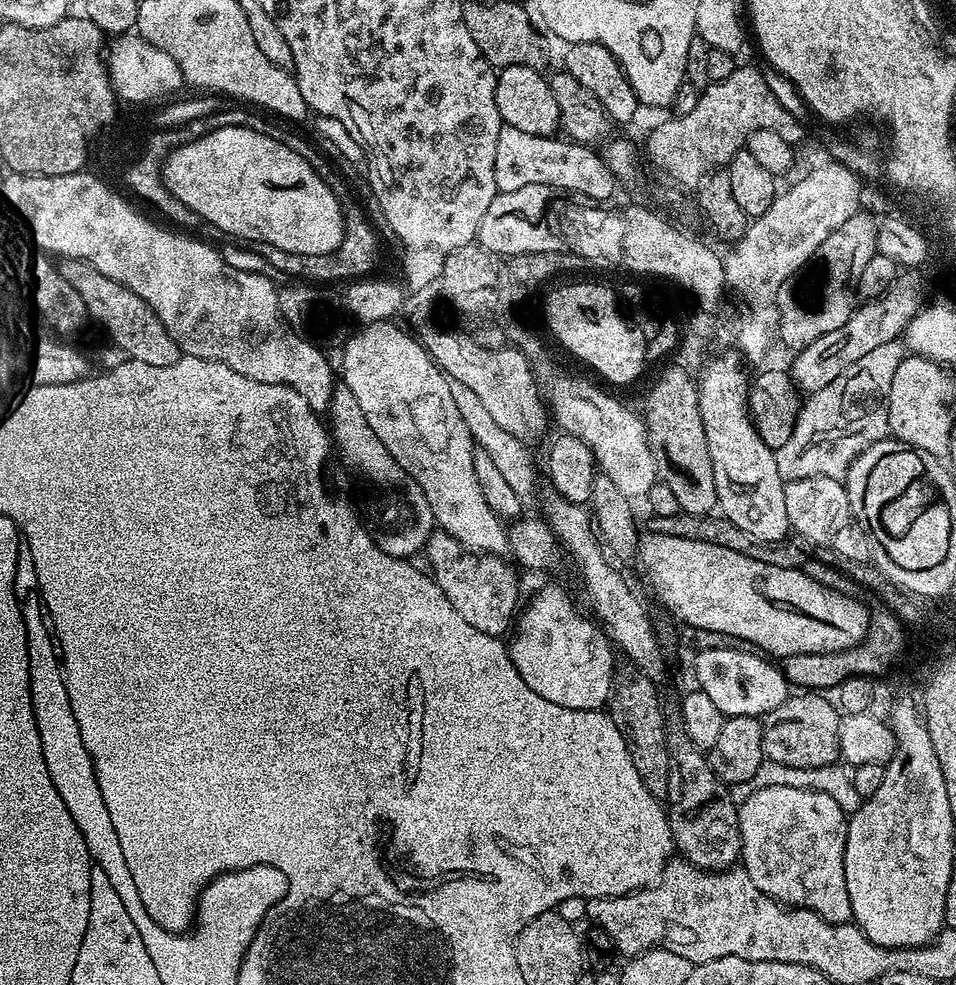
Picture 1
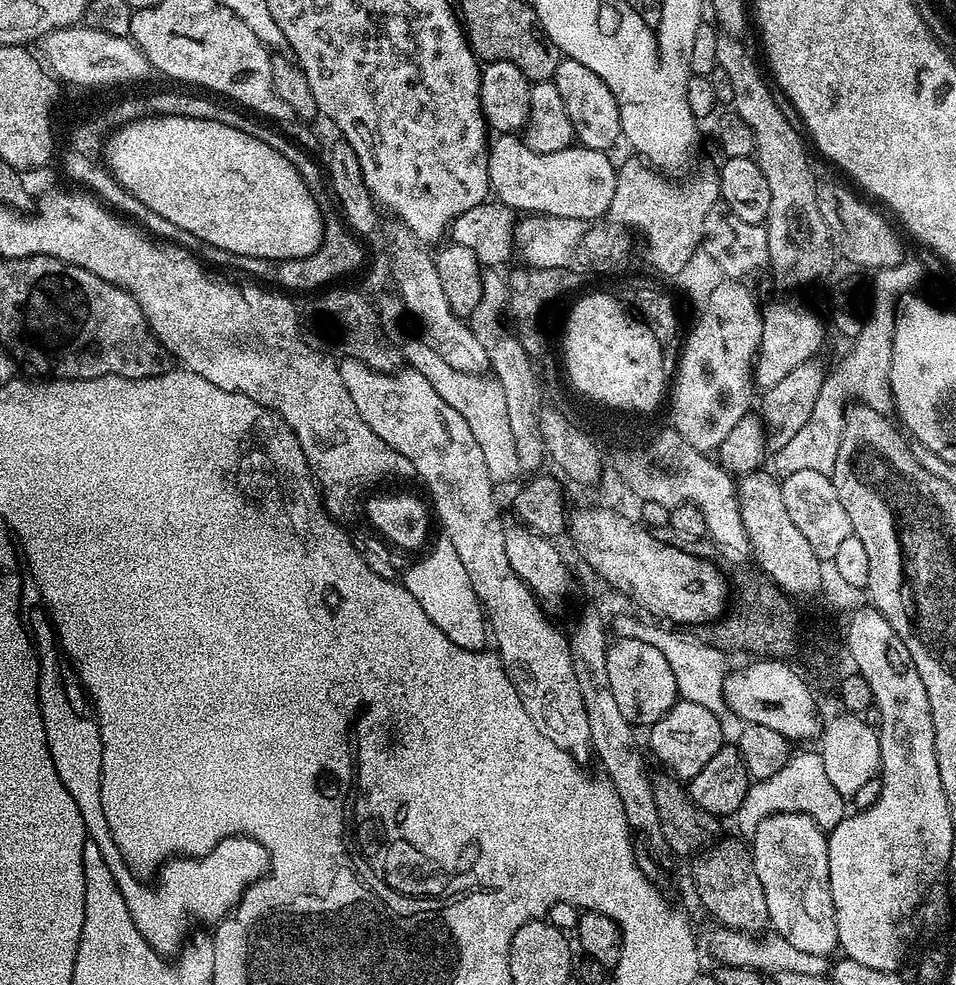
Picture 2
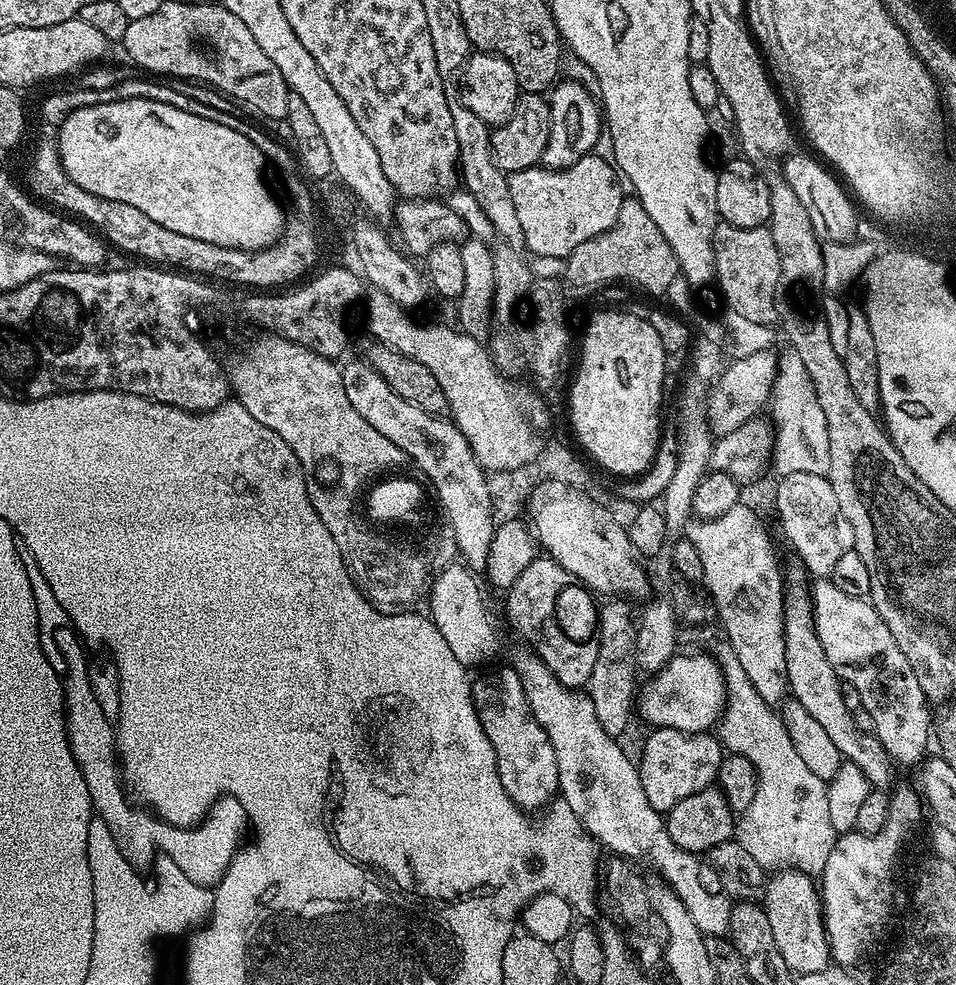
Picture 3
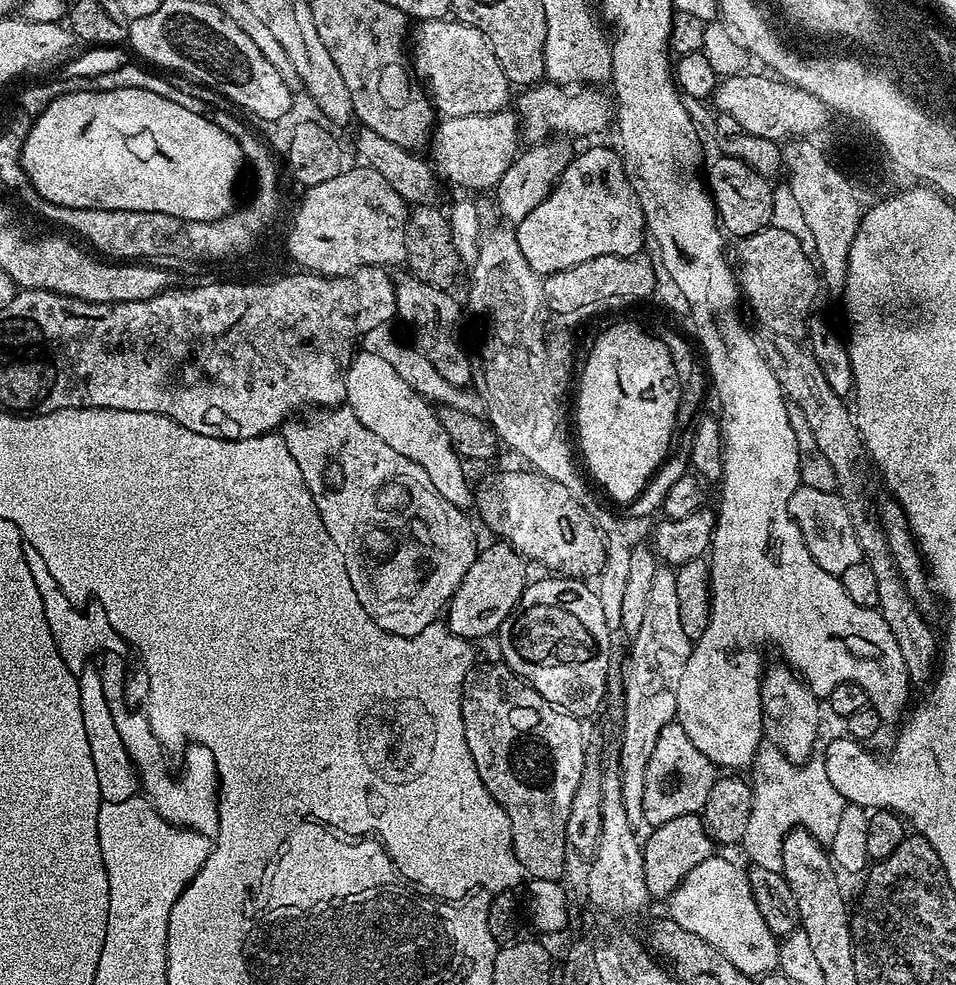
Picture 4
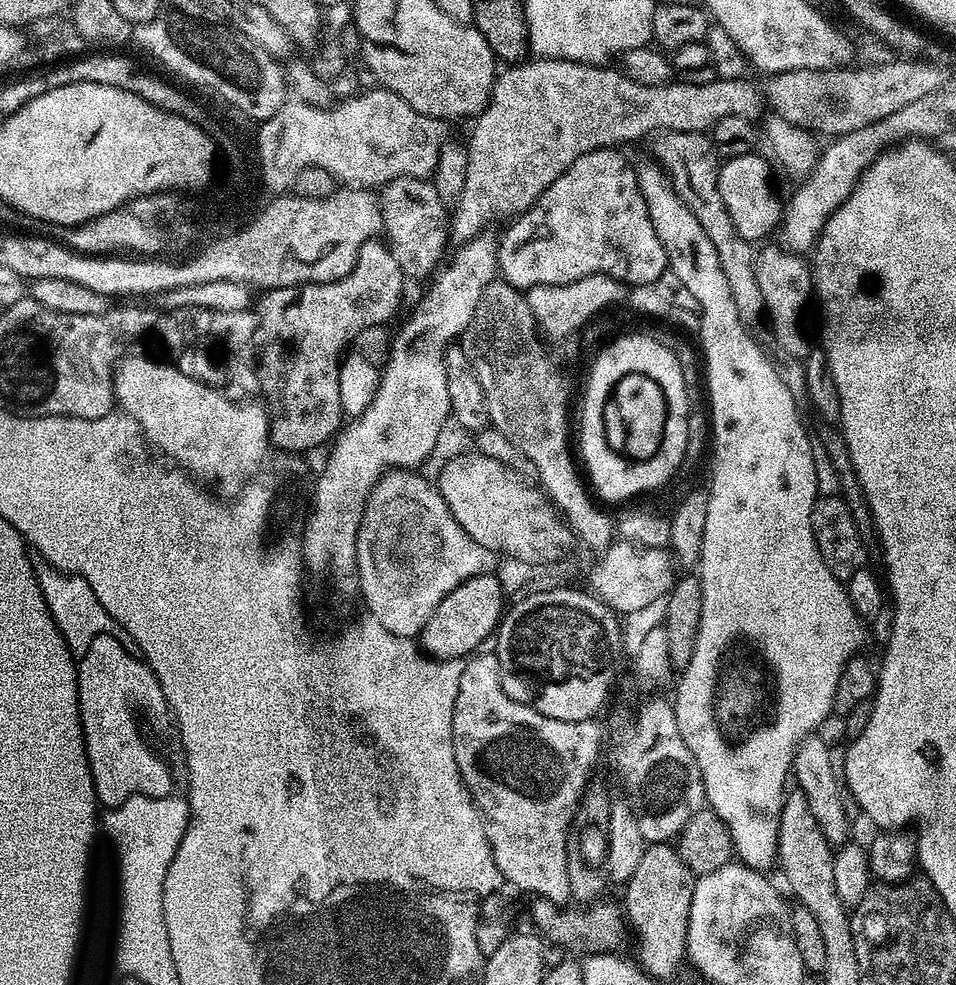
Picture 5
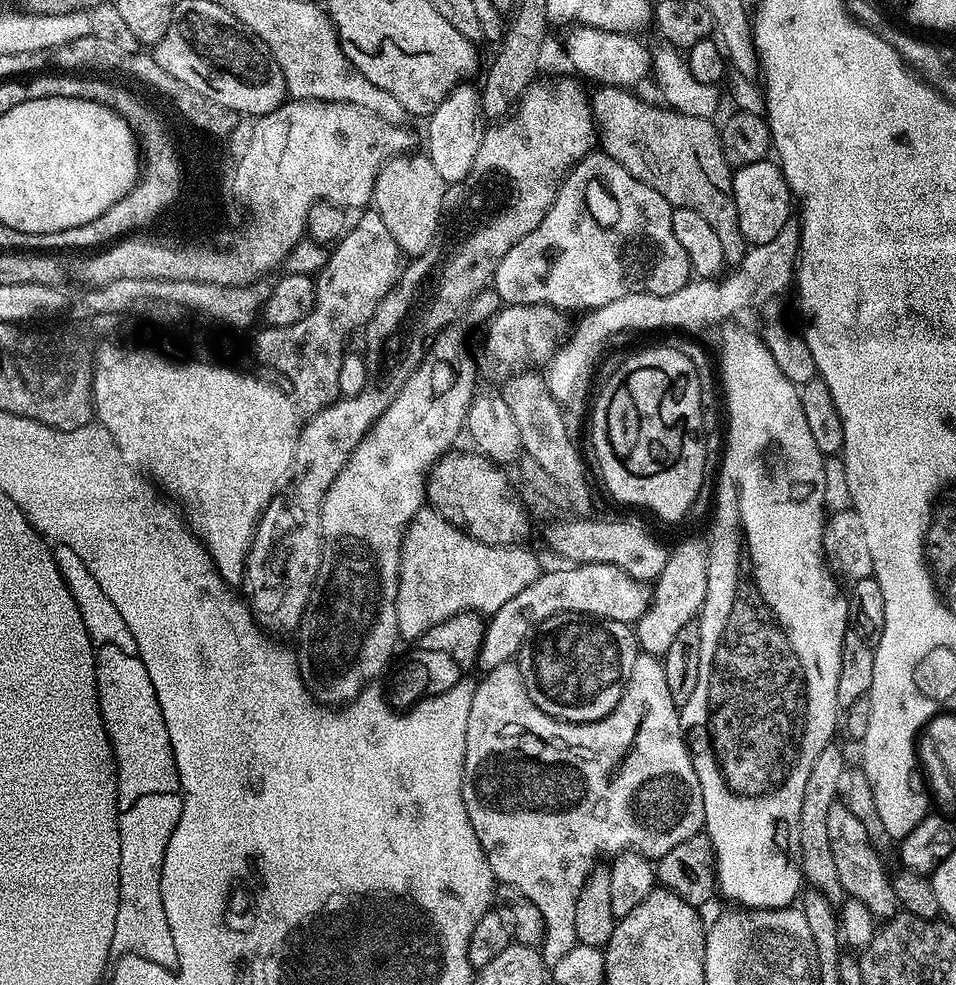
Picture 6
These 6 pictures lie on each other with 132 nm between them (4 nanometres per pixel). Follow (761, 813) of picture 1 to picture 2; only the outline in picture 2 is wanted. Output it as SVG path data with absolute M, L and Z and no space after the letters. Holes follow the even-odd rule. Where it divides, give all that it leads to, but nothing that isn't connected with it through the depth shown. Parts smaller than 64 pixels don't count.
M775 813L758 824L756 832L750 836L750 847L754 870L766 893L771 931L805 954L831 957L831 952L835 953L838 948L838 922L834 918L834 898L830 894L830 858L824 829L806 813Z

